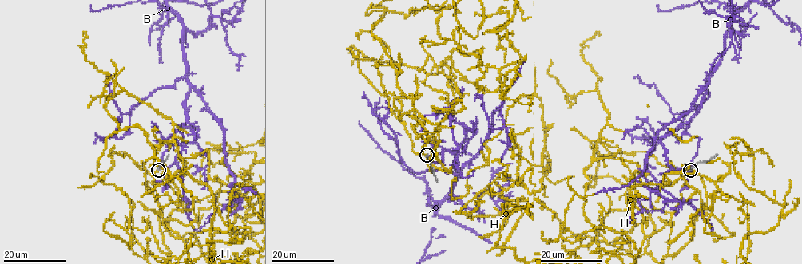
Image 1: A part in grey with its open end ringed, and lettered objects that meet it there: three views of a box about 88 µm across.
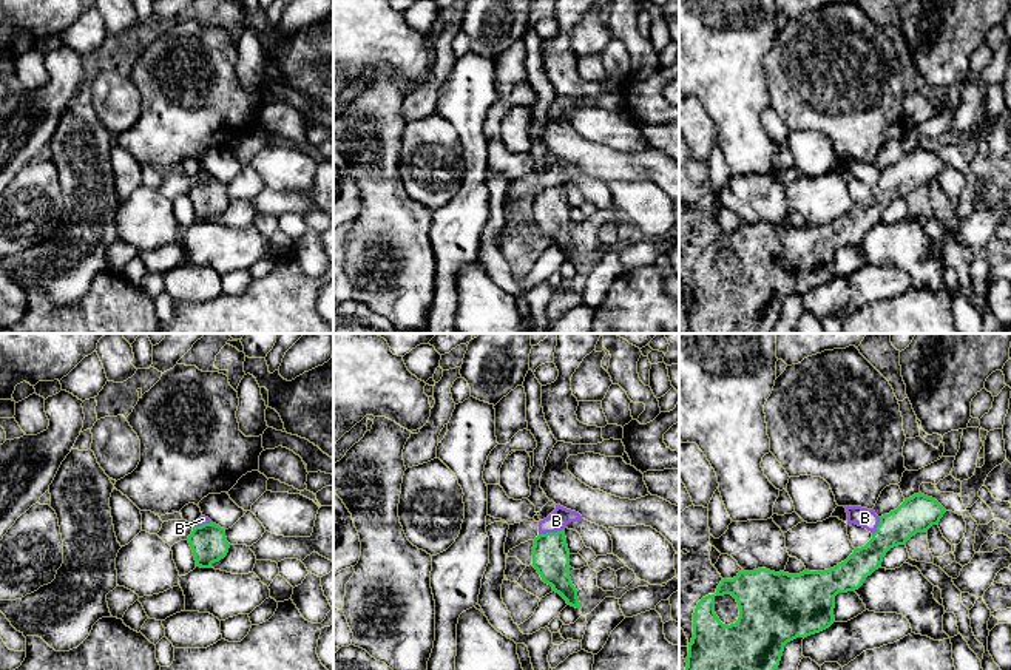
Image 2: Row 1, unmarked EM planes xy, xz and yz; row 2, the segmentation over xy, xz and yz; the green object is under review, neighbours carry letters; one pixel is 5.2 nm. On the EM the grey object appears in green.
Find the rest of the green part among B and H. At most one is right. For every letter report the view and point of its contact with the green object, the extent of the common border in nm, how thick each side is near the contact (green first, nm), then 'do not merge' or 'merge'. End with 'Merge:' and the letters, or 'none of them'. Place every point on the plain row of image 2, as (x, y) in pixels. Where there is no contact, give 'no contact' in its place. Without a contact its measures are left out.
B: meets green in xz at (550, 187); contact 130 nm long; 190 nm thick on the green side, 100 nm on the other; do not merge
H: no contact; merge
Merge: H

